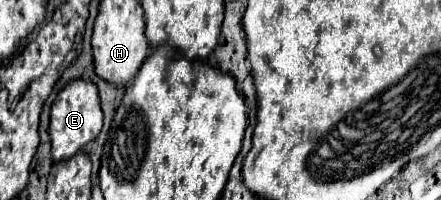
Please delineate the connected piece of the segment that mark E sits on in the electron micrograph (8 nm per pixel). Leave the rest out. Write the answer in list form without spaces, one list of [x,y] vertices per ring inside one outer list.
[[[75,79],[67,83],[67,87],[57,95],[51,107],[51,125],[49,125],[49,135],[51,135],[51,155],[53,161],[69,159],[73,157],[79,149],[83,149],[85,143],[93,141],[103,127],[103,111],[99,107],[99,95],[97,87],[89,83],[89,79]]]

